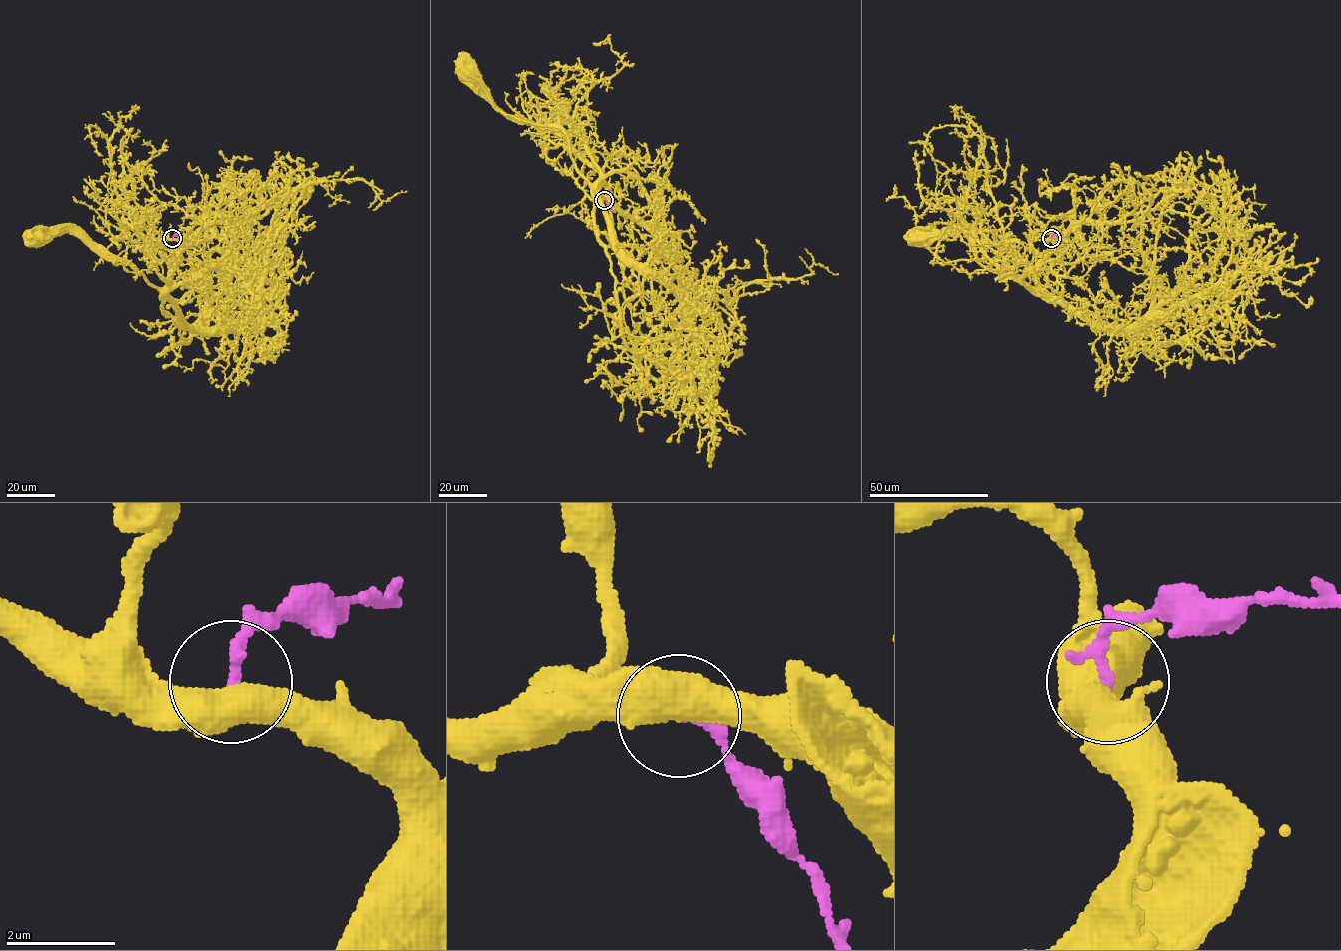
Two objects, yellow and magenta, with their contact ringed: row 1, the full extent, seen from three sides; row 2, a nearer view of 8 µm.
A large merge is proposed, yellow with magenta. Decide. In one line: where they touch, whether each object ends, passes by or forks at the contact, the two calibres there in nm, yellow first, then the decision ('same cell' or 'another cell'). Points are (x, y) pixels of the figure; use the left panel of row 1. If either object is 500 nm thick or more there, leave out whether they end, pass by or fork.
at (172, 238); 550 nm thick on the yellow side, 220 nm on the other; another cell

